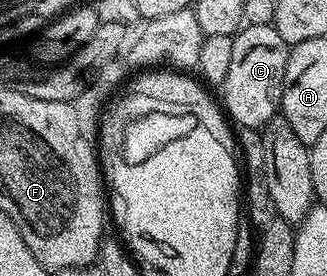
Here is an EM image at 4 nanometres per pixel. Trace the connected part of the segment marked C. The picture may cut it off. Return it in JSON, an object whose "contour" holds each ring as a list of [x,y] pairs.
{"contour":[[[246,24],[233,37],[232,63],[228,78],[220,85],[224,112],[235,125],[242,128],[265,129],[274,116],[279,115],[284,90],[284,70],[288,66],[291,45],[273,26]]]}

